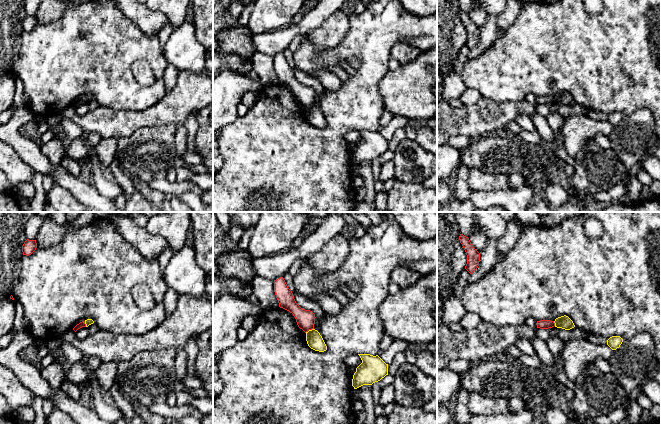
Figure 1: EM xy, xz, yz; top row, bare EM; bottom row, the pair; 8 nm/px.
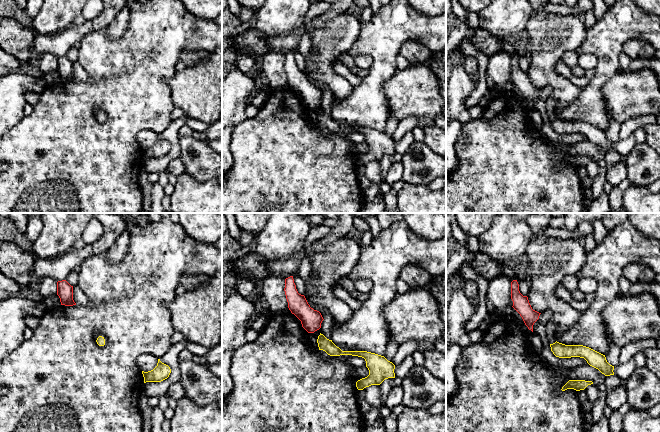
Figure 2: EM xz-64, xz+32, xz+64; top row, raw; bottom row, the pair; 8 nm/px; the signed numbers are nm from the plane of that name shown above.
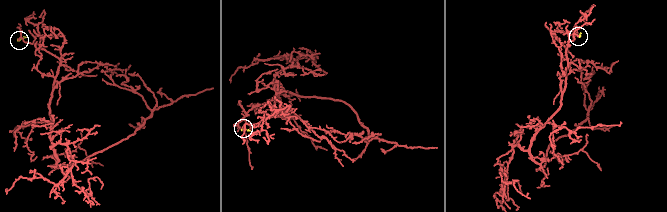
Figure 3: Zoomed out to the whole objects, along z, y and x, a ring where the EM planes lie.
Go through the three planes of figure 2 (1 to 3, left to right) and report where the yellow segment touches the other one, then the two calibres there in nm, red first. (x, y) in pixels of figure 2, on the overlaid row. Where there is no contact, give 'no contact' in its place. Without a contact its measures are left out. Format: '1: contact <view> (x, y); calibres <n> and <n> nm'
1: no contact
2: no contact
3: no contact

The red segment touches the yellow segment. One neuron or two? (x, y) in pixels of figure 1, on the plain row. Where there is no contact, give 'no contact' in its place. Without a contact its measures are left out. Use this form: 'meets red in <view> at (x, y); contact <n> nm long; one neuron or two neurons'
meets red in xz at (309, 105); contact 80 nm long; two neurons

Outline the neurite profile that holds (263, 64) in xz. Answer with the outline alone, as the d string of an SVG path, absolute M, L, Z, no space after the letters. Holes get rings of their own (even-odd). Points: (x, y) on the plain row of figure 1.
M255 52L251 58L250 68L252 68L258 75L258 80L262 86L279 83L279 79L274 68L274 56Z

